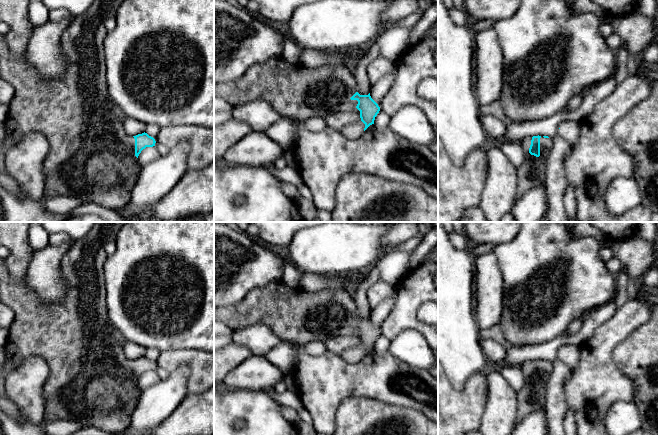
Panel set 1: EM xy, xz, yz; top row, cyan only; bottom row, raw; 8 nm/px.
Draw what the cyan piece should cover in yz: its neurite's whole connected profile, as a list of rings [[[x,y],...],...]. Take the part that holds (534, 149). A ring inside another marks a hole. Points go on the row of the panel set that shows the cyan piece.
[[[548,136],[525,137],[519,142],[524,154],[524,162],[517,169],[517,202],[526,192],[535,188],[545,188],[546,161],[554,146],[553,138]]]

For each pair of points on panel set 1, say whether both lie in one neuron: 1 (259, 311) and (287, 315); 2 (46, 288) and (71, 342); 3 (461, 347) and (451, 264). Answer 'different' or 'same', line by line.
1: same
2: different
3: same

